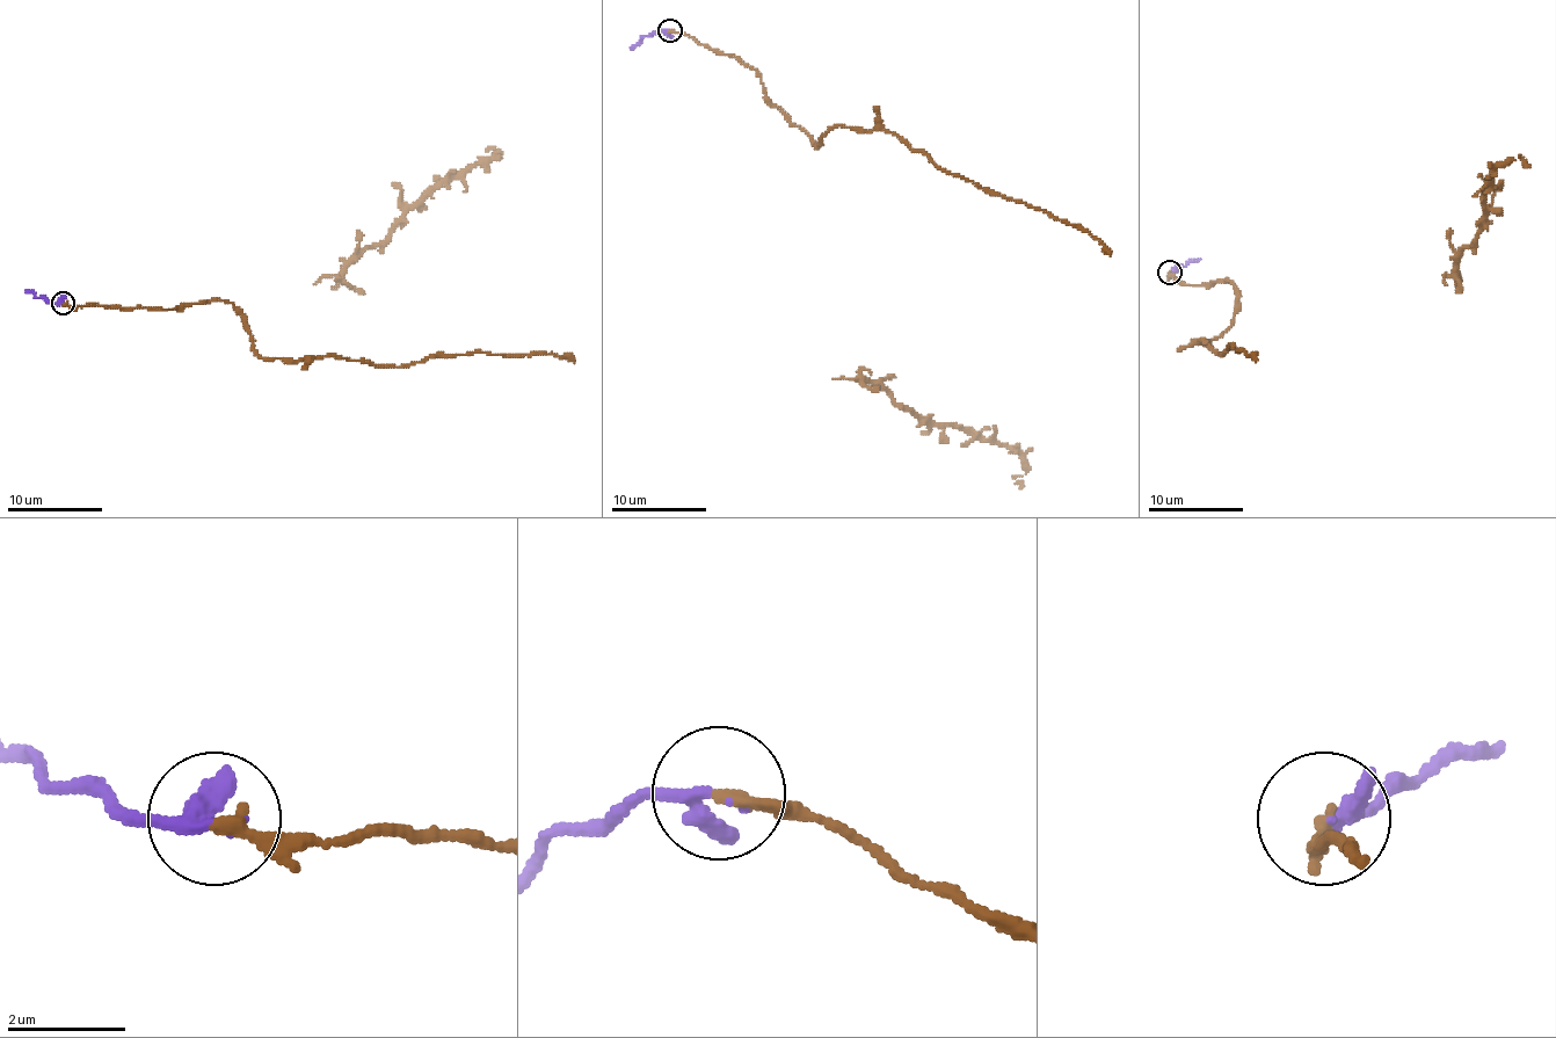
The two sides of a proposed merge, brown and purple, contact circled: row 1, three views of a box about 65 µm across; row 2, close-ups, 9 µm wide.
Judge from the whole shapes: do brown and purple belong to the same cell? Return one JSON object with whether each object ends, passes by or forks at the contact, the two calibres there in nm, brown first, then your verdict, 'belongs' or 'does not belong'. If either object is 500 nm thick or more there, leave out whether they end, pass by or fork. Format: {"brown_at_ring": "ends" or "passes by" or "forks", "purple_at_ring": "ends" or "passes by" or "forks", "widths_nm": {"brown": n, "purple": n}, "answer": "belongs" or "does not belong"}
{"brown_at_ring": "ends", "purple_at_ring": "passes by", "widths_nm": {"brown": 240, "purple": 200}, "answer": "belongs"}

